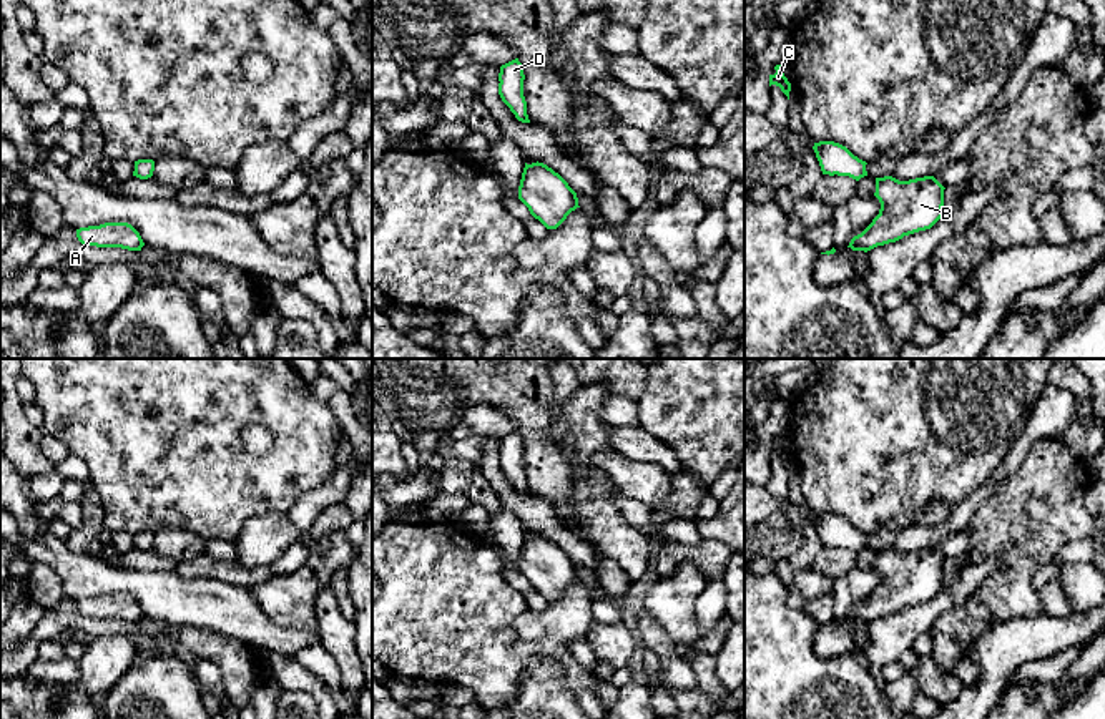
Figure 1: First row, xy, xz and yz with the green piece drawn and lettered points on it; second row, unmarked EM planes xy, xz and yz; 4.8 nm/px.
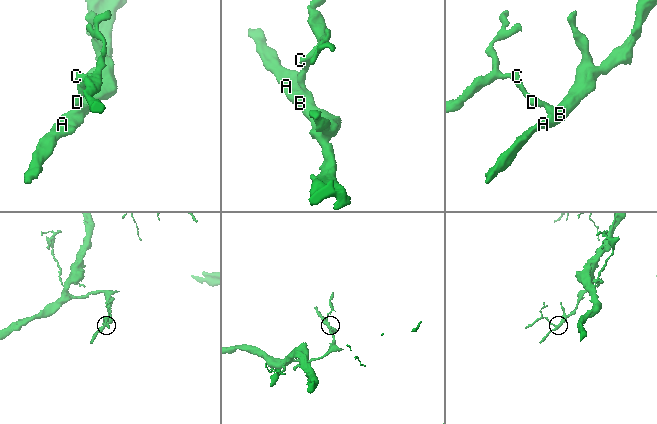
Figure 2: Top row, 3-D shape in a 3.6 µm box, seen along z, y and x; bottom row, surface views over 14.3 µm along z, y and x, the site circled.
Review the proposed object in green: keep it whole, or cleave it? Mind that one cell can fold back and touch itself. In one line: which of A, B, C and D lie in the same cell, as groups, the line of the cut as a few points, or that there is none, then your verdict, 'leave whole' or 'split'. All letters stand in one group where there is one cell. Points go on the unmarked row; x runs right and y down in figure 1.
A B C D | no cut | leave whole

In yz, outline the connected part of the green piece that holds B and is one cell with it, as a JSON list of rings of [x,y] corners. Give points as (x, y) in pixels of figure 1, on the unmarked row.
[[[892,548],[876,550],[874,568],[881,575],[879,586],[847,619],[852,623],[871,623],[877,618],[896,614],[904,608],[931,601],[942,589],[944,558],[934,548],[899,553]]]

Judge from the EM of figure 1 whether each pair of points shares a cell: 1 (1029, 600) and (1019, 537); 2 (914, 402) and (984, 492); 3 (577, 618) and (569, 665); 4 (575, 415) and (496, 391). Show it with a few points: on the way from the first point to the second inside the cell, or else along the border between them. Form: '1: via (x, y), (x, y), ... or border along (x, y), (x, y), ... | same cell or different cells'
1: via (1019, 585), (1019, 552) | same cell
2: border along (1004, 455), (994, 472), (959, 503) | different cells
3: border along (529, 641), (557, 640), (567, 650) | different cells
4: border along (552, 417), (549, 439), (564, 455) | different cells

